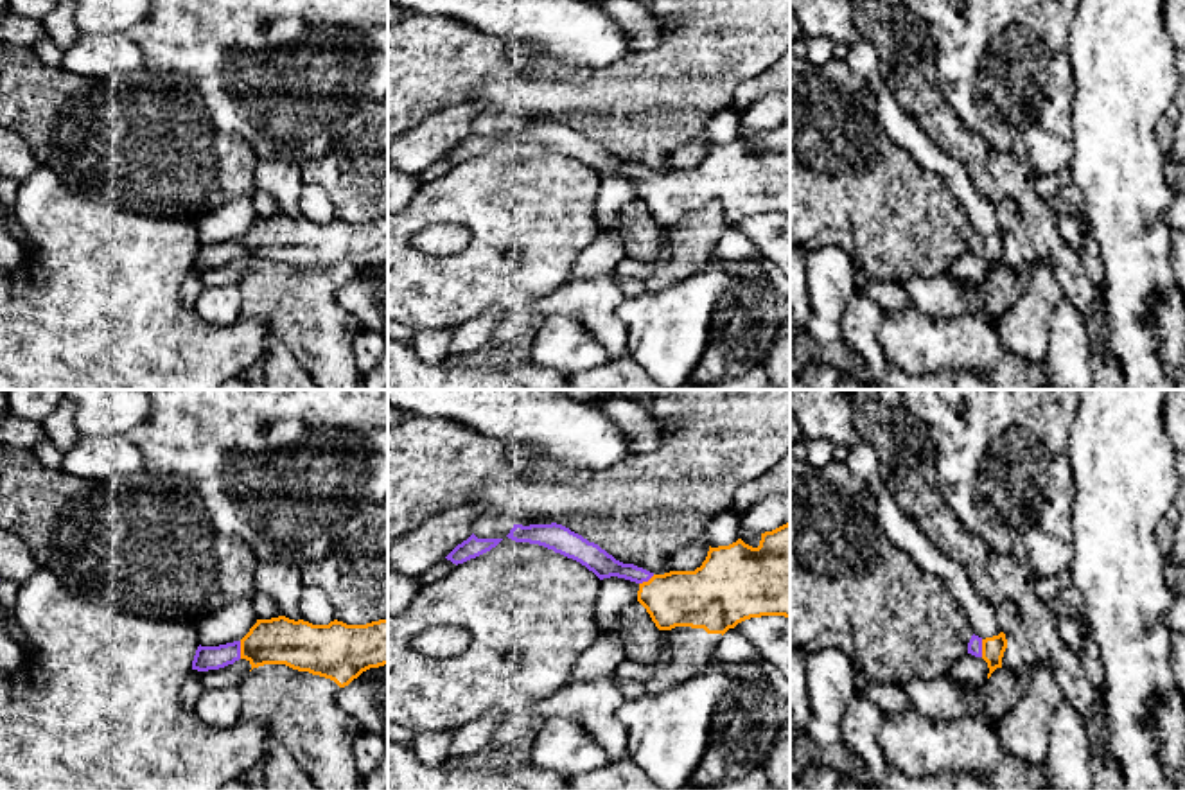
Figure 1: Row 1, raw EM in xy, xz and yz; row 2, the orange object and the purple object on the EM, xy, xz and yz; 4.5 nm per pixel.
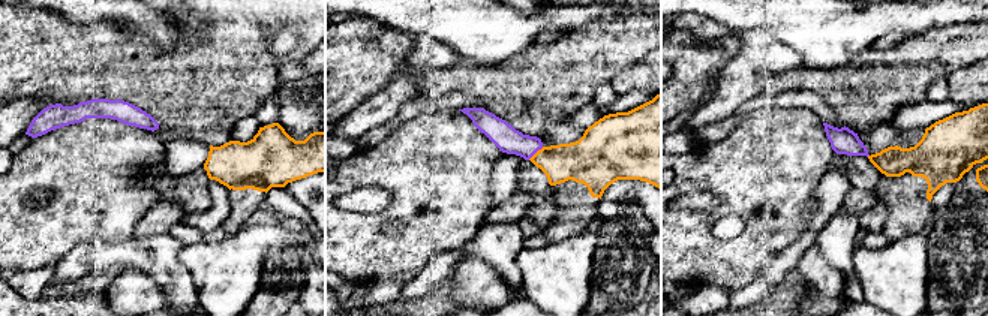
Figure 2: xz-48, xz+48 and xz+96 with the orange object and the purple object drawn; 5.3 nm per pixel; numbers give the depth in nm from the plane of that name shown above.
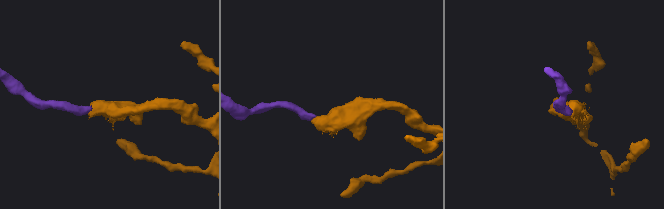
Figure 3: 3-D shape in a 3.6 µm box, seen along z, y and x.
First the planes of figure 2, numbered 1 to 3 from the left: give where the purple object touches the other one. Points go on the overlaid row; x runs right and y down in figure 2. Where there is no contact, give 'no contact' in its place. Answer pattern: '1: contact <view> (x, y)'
1: no contact
2: contact xz+48 (537, 152)
3: no contact

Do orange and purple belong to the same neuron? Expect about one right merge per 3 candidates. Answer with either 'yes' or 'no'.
yes

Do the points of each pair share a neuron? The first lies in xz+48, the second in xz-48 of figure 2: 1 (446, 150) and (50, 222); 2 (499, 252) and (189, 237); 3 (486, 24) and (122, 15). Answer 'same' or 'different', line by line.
1: same
2: different
3: same

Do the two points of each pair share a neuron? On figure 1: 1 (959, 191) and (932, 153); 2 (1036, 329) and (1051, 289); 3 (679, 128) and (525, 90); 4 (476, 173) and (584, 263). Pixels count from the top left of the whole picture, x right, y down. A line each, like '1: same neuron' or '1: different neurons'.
1: same neuron
2: same neuron
3: same neuron
4: different neurons

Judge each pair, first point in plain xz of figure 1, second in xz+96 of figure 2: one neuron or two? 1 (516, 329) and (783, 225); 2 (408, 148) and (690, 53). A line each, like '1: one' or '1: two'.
1: two
2: two

